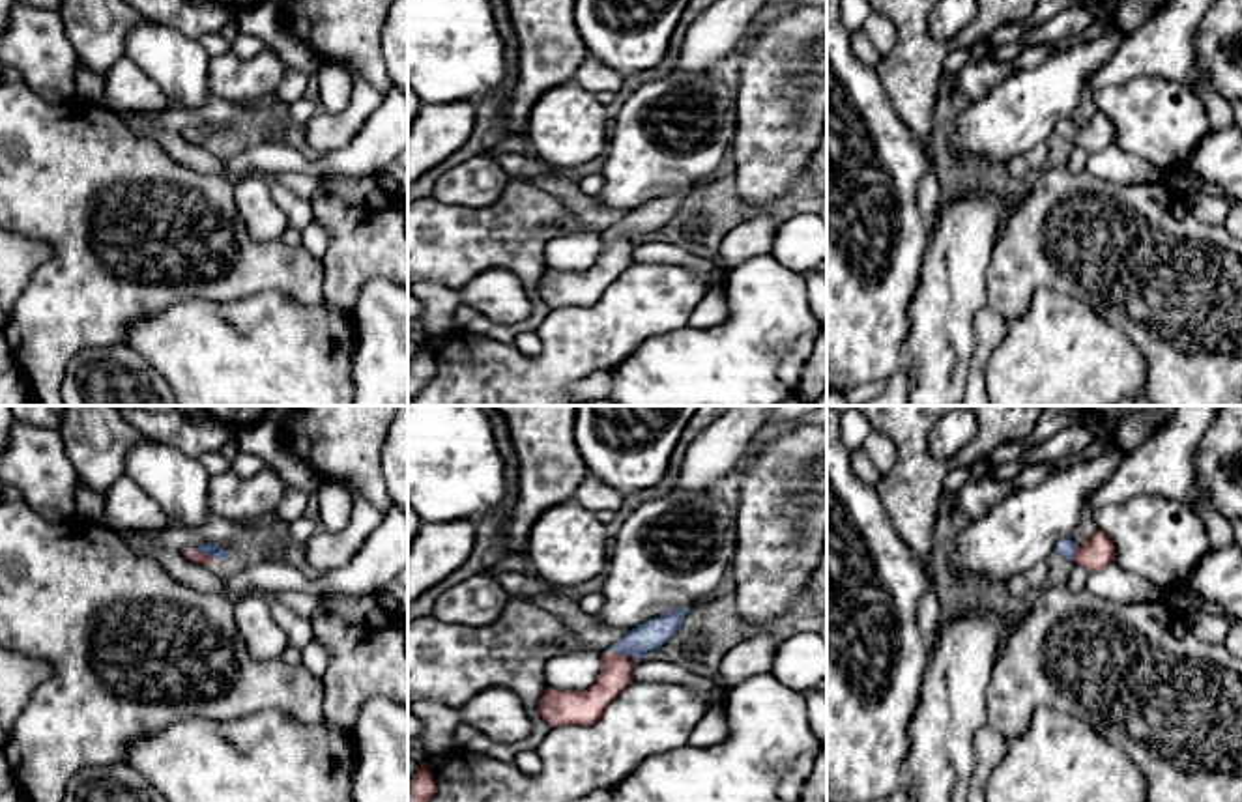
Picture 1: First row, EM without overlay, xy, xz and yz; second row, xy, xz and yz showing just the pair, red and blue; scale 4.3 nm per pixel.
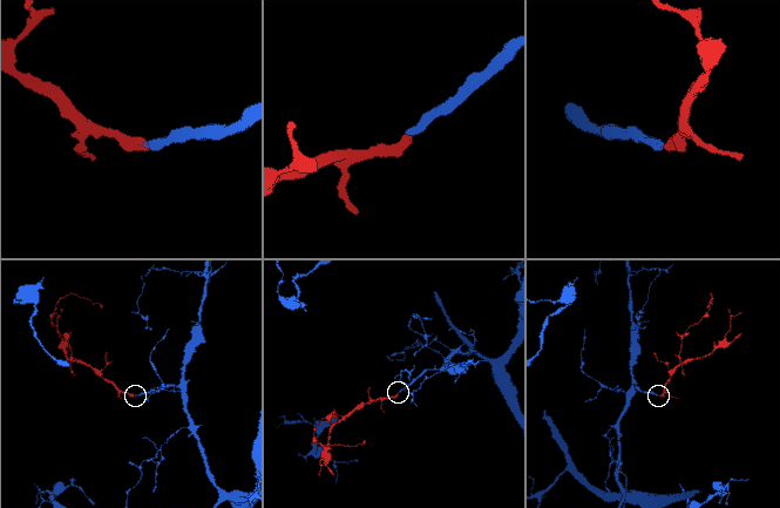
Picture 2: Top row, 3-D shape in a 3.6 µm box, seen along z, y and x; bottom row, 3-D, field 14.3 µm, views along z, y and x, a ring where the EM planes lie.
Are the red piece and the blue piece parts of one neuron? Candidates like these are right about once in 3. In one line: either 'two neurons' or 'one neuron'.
one neuron

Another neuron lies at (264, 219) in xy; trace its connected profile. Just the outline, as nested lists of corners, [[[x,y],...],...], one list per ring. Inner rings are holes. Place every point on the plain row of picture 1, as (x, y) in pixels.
[[[247,172],[234,185],[234,204],[256,241],[281,239],[290,226],[288,217],[271,198],[269,178],[260,172]]]

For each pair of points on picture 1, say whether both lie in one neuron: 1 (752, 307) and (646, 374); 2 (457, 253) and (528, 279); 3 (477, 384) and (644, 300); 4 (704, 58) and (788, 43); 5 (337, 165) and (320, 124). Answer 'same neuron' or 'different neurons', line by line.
1: same neuron
2: same neuron
3: same neuron
4: different neurons
5: different neurons

